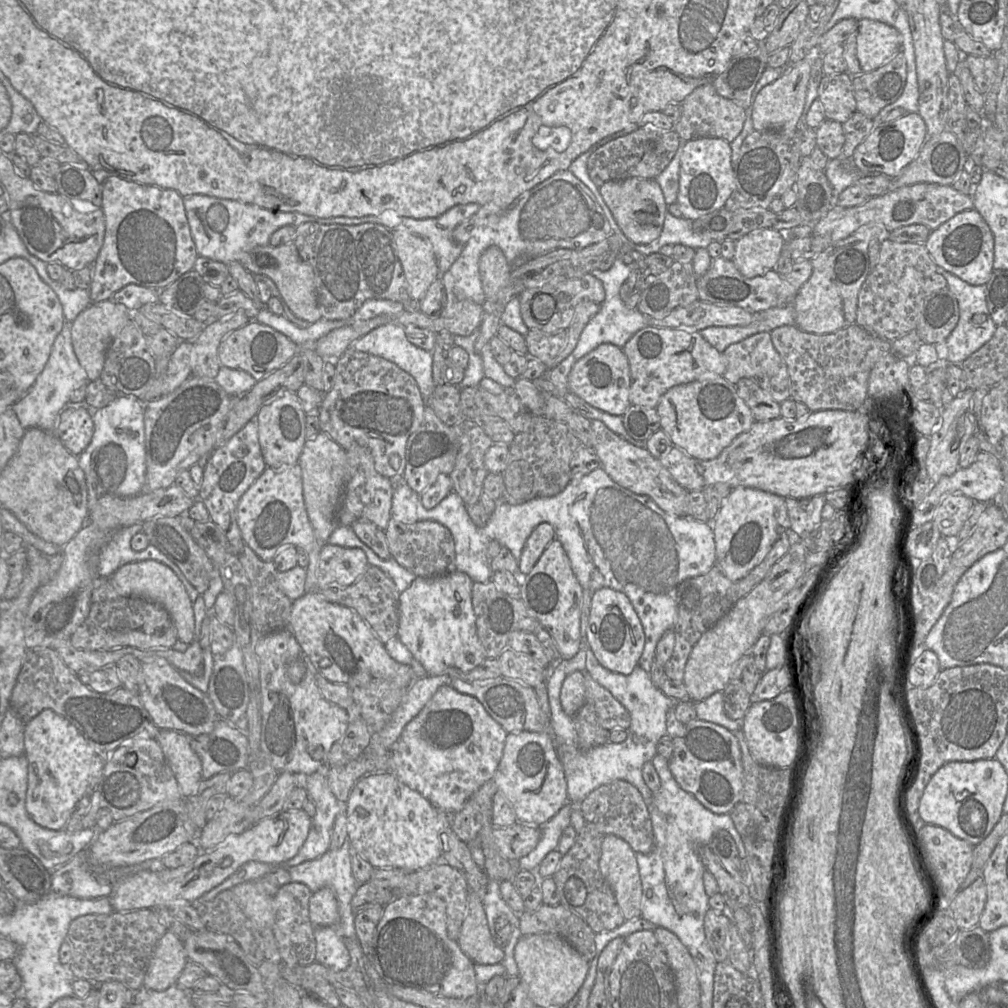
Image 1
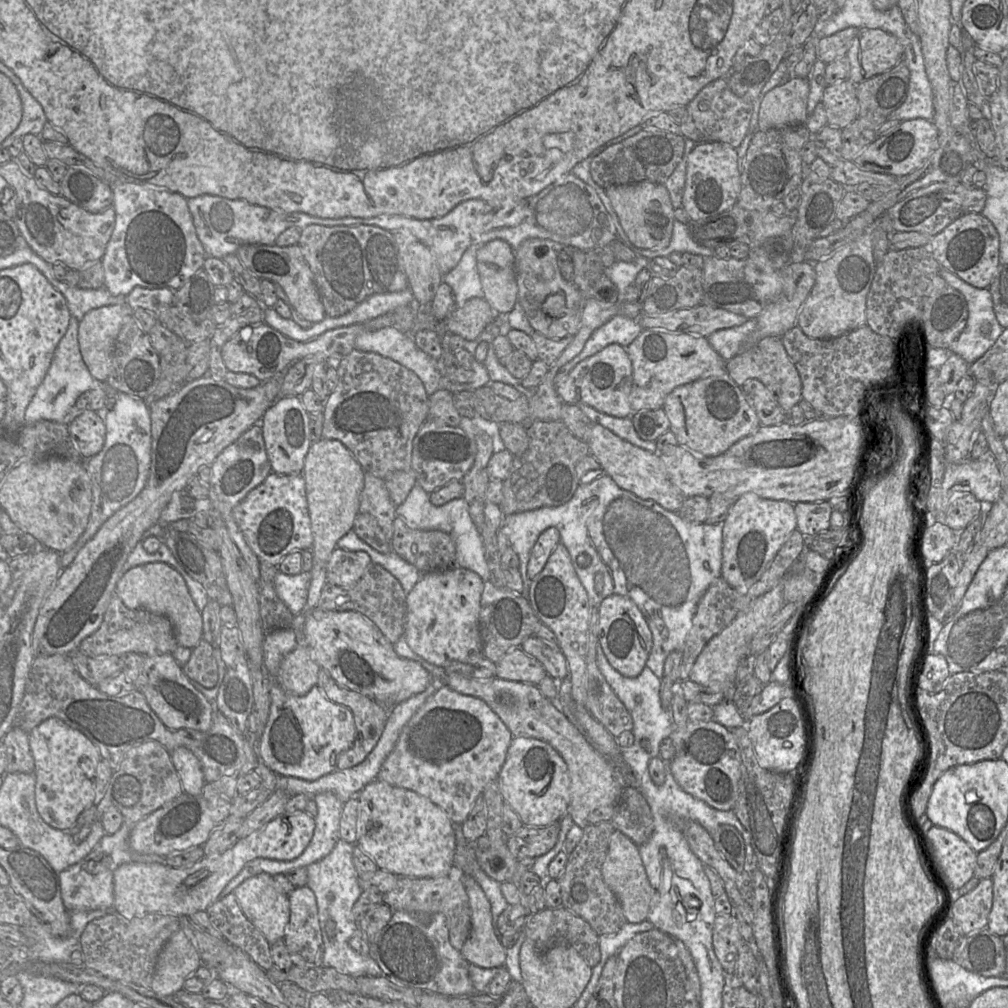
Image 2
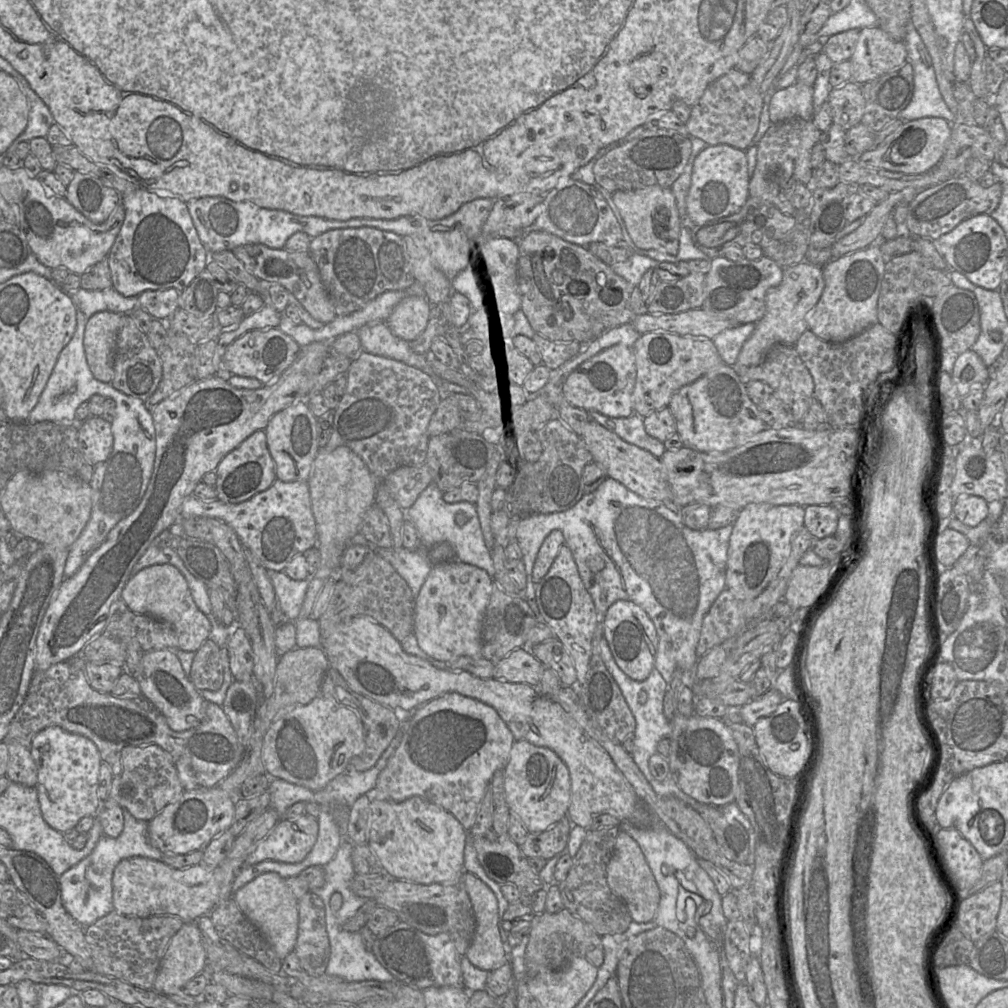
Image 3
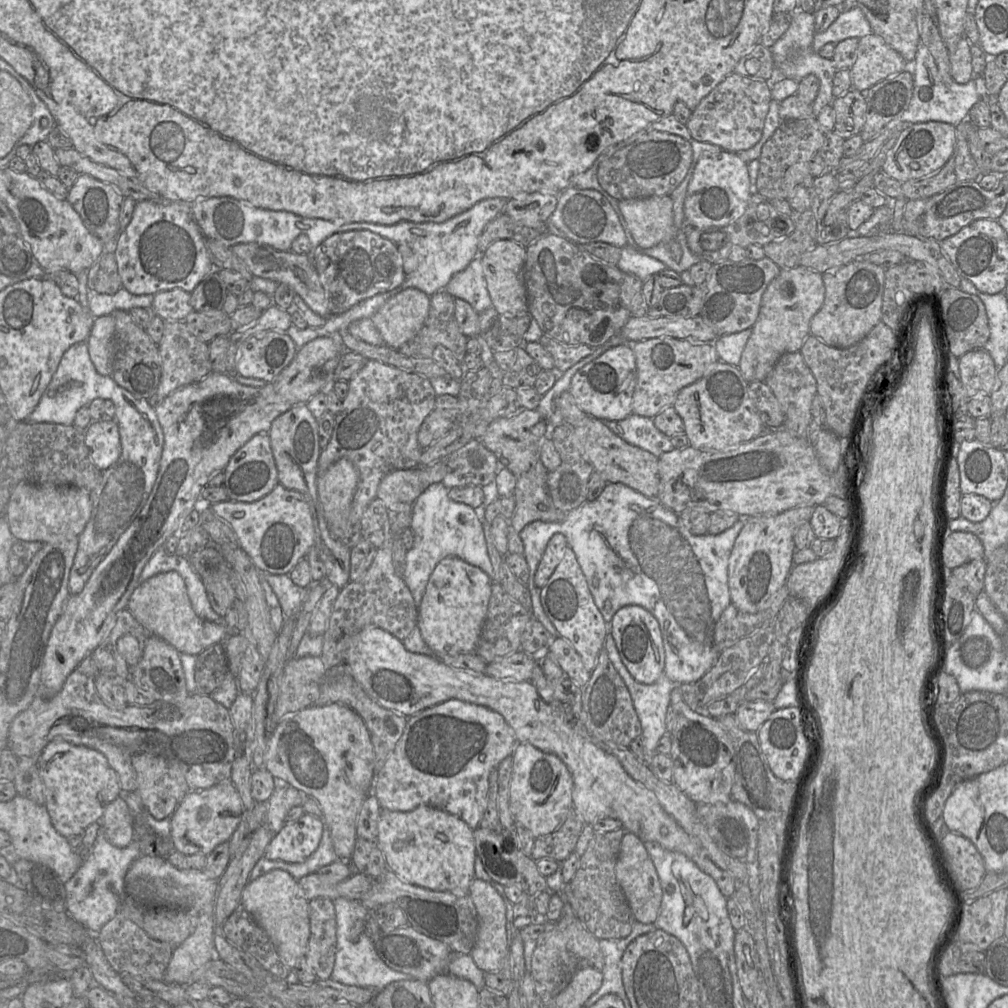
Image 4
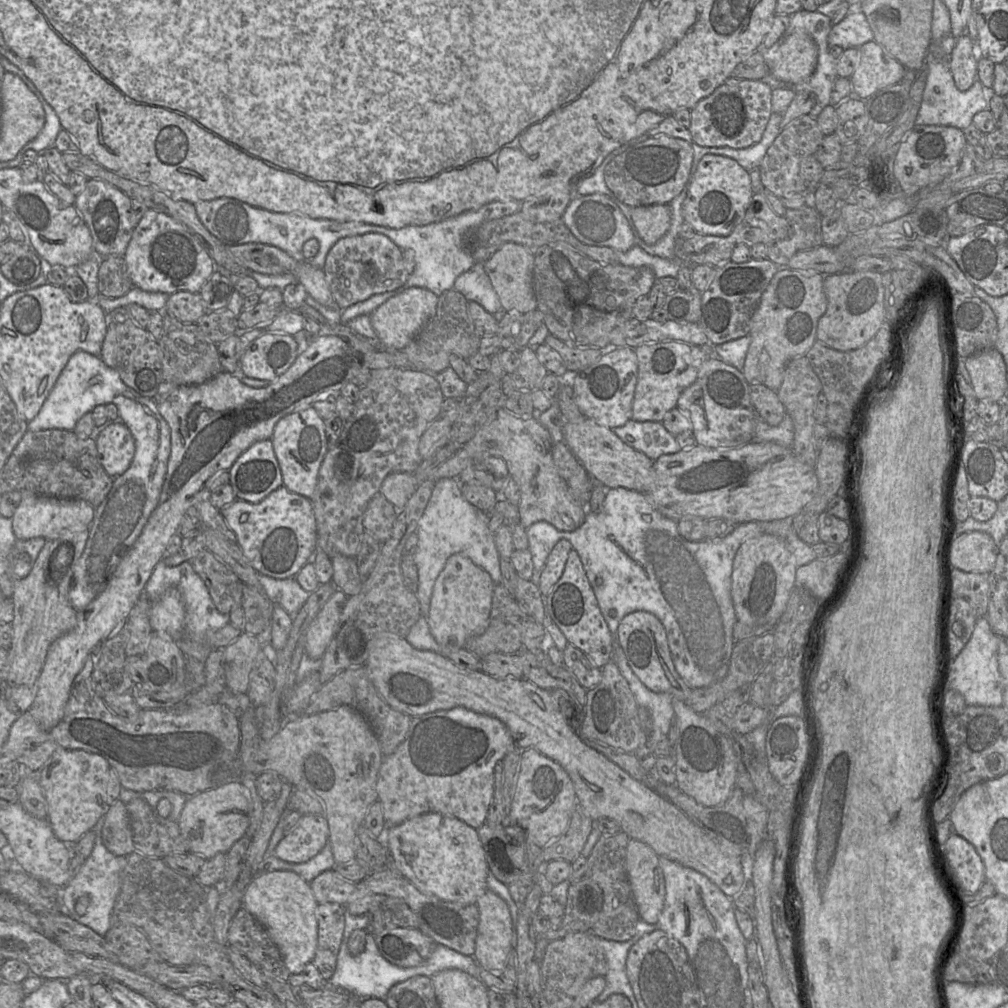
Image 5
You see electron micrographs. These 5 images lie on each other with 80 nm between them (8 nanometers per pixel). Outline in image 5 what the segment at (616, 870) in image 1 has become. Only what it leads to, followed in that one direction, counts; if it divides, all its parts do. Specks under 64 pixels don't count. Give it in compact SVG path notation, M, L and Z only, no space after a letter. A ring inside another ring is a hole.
M630 839L625 866L640 920L657 924L665 900L665 880L659 856L649 845Z

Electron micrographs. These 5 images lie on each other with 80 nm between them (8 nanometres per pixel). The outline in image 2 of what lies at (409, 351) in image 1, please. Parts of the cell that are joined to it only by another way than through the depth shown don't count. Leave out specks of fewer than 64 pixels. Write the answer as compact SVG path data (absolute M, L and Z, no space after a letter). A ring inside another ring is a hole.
M394 326L365 331L357 336L355 349L377 353L411 370L422 381L428 396L439 389L441 373L437 360L419 349L410 333Z

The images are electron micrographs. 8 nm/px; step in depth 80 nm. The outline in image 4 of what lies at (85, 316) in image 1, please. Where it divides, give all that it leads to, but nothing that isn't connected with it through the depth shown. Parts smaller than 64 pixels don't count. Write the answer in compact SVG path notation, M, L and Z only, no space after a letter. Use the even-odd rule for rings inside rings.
M111 315L94 319L92 329L87 338L89 357L102 376L112 376L113 373L113 339L115 322Z

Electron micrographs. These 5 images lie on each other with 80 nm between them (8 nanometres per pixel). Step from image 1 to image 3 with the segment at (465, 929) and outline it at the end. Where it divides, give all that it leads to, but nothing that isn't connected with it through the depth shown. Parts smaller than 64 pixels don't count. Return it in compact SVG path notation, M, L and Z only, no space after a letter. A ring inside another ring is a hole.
M465 872L463 874L462 886L469 895L476 921L473 940L465 956L477 968L487 972L495 971L508 962L508 950L505 949L500 935L500 917L497 898L484 882L471 873Z

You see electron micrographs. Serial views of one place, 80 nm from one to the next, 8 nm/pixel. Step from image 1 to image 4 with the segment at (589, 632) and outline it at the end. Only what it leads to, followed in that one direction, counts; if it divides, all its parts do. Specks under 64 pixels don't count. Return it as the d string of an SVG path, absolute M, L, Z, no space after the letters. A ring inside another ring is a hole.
M628 605L614 614L611 629L622 662L632 677L642 684L655 683L665 666L663 638L657 619L641 606Z

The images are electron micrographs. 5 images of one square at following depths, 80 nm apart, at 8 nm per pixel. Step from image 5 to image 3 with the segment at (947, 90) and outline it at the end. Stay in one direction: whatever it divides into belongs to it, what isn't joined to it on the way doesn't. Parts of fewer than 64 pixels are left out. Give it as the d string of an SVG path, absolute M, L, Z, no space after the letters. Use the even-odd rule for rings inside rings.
M912 24L907 26L903 43L907 51L907 62L913 68L913 95L897 119L908 122L922 118L942 118L954 123L956 115L941 95L932 59Z

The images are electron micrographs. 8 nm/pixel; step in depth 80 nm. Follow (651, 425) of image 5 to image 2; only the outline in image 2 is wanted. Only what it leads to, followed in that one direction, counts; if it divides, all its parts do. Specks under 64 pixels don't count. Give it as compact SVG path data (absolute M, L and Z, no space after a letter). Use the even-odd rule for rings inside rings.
M577 404L577 406L593 424L597 423L602 425L621 439L639 448L645 449L651 453L658 453L655 441L645 441L638 436L630 417L617 418L599 412L585 404Z

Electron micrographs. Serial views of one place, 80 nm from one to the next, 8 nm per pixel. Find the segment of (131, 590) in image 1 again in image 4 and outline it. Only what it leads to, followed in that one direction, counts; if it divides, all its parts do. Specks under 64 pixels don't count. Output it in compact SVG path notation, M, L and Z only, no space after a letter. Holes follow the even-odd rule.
M176 571L159 573L141 582L127 608L149 634L169 643L179 653L197 656L211 645L223 644L229 636L224 624L202 620L195 614L184 580Z

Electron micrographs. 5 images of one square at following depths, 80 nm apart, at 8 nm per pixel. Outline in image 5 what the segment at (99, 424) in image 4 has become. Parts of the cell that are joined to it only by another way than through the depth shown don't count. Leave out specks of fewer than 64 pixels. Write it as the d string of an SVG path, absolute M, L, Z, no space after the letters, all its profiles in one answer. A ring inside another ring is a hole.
M110 421L97 429L94 439L105 471L112 477L122 475L135 454L135 440L129 428L121 421Z

